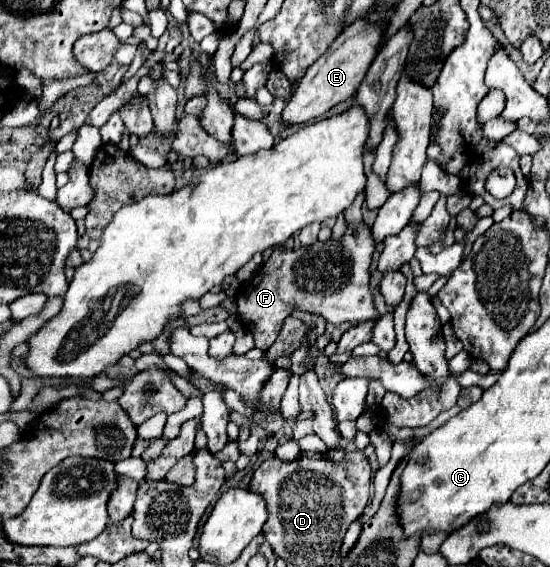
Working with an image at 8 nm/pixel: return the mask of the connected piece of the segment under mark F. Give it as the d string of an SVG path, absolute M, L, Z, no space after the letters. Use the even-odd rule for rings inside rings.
M365 224L357 230L347 228L341 240L331 240L327 244L315 242L313 246L299 250L275 248L263 268L251 280L243 282L235 294L239 318L253 334L255 346L267 352L267 348L275 342L283 320L293 312L293 308L321 314L333 324L341 324L345 320L355 324L379 320L381 314L375 308L373 294L369 290L371 254L373 238L369 234L369 226Z

